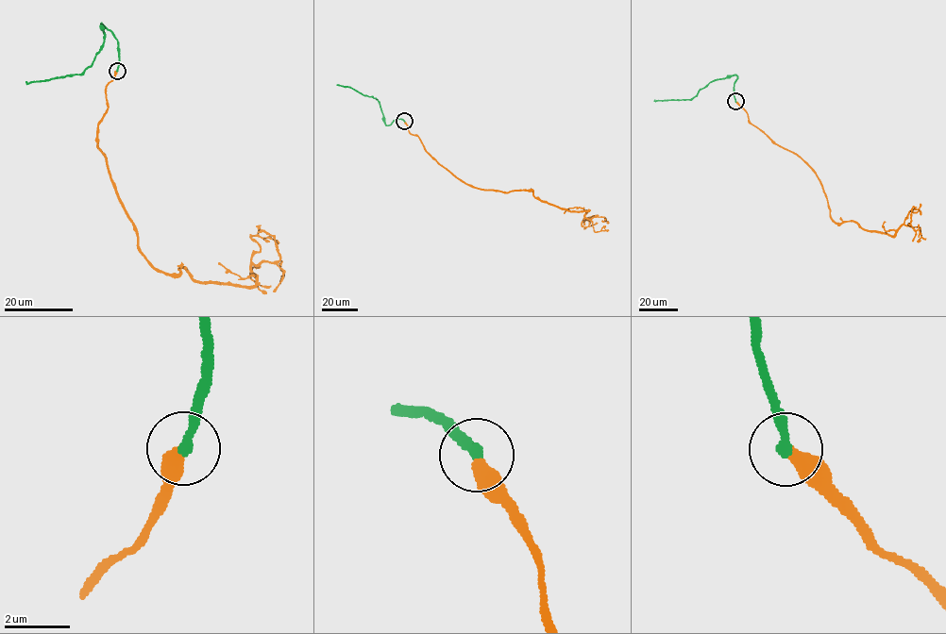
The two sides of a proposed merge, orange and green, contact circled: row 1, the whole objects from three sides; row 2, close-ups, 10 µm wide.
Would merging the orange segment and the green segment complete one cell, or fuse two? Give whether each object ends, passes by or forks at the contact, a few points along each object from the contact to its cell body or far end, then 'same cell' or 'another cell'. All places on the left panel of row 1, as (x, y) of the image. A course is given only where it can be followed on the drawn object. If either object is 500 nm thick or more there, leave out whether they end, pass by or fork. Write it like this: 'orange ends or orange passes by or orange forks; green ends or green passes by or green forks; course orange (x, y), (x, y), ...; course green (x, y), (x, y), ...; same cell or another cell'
orange ends; green ends; course orange (116, 71), (95, 139), (142, 255), (167, 274), (253, 286), (252, 264), (279, 259), (260, 231); course green (117, 71), (117, 40), (102, 24), (106, 36), (91, 64), (83, 72), (26, 84); same cell

